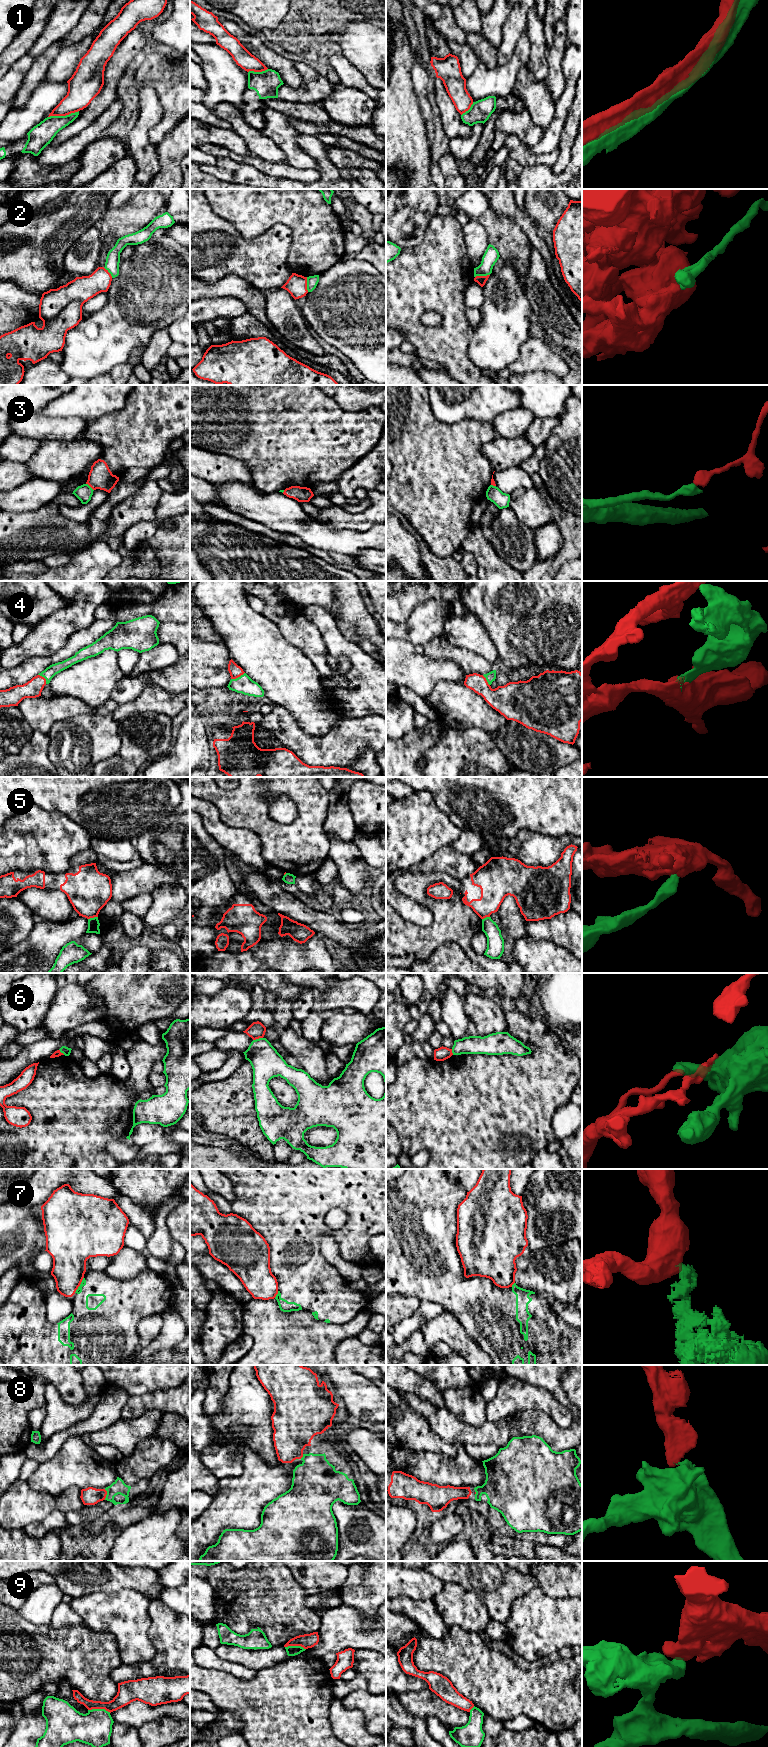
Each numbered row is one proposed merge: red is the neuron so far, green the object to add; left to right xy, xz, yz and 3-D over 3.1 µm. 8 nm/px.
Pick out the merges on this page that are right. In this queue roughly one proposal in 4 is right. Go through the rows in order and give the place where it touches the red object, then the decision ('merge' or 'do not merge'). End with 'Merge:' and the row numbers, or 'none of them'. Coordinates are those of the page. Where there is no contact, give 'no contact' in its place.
1: meets red in xy at (63, 115); do not merge
2: meets red in xz at (306, 284); do not merge
3: meets red in xy at (90, 486); do not merge
4: meets red in xz at (237, 677); merge
5: meets red in xy at (92, 917); do not merge
6: meets red in xz at (257, 1038); do not merge
7: meets red in xy at (79, 1285); do not merge
8: meets red in xy at (106, 1494); merge
9: meets red in xy at (99, 1708); do not merge
Merge: 4, 8

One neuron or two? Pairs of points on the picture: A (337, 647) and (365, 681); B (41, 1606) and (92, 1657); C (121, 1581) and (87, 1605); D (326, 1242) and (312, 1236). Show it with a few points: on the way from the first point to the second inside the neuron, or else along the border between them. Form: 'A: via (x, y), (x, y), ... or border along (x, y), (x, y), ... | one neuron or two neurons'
A: via (347, 650), (365, 668), (365, 671) | one neuron
B: border along (49, 1624), (43, 1626) | two neurons
C: border along (129, 1589), (111, 1592), (92, 1592), (83, 1596) | two neurons
D: border along (324, 1234), (320, 1242), (320, 1253), (327, 1261) | two neurons

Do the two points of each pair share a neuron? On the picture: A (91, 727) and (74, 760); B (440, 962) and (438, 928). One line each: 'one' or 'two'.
A: one
B: two

